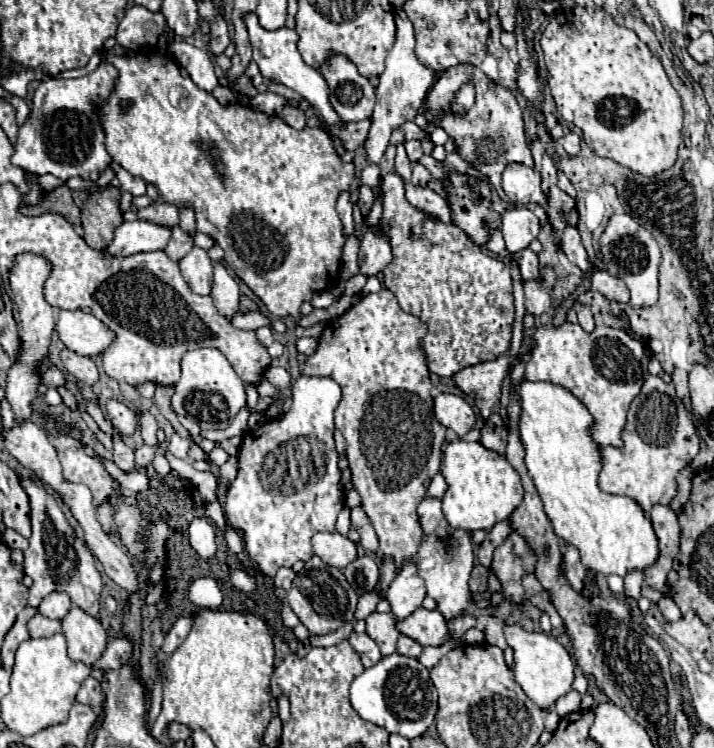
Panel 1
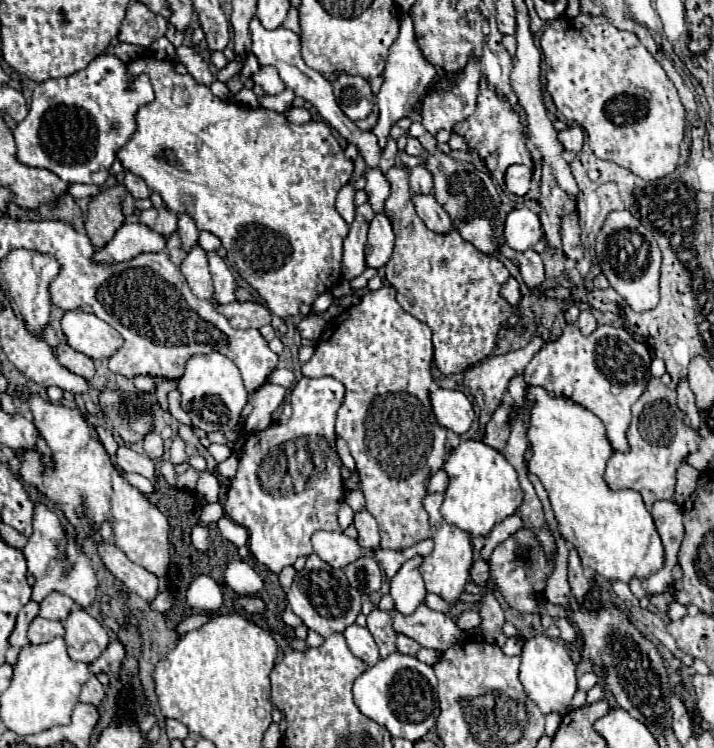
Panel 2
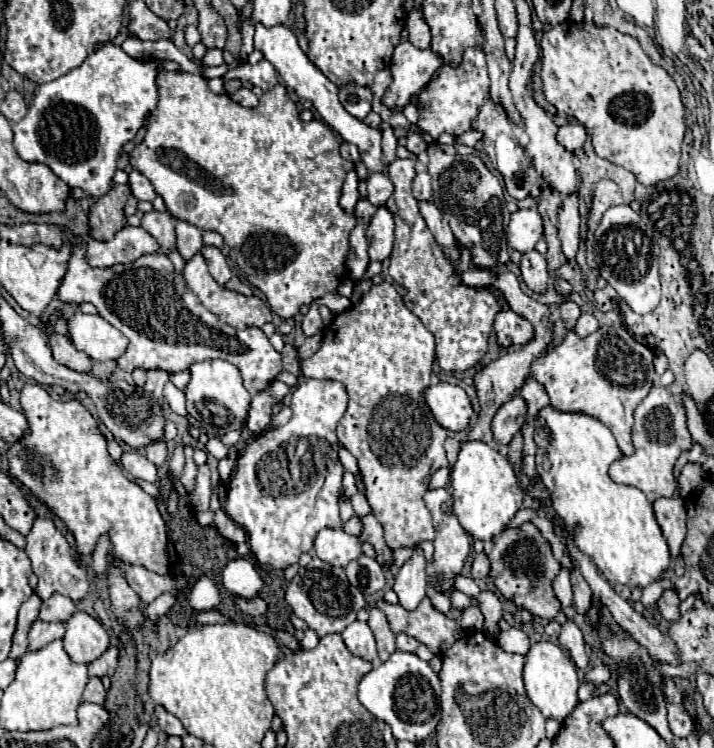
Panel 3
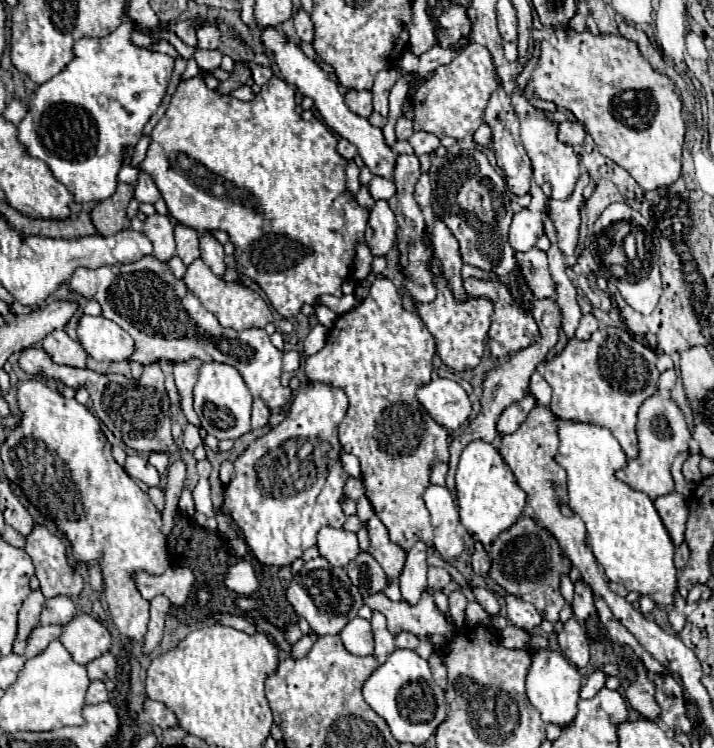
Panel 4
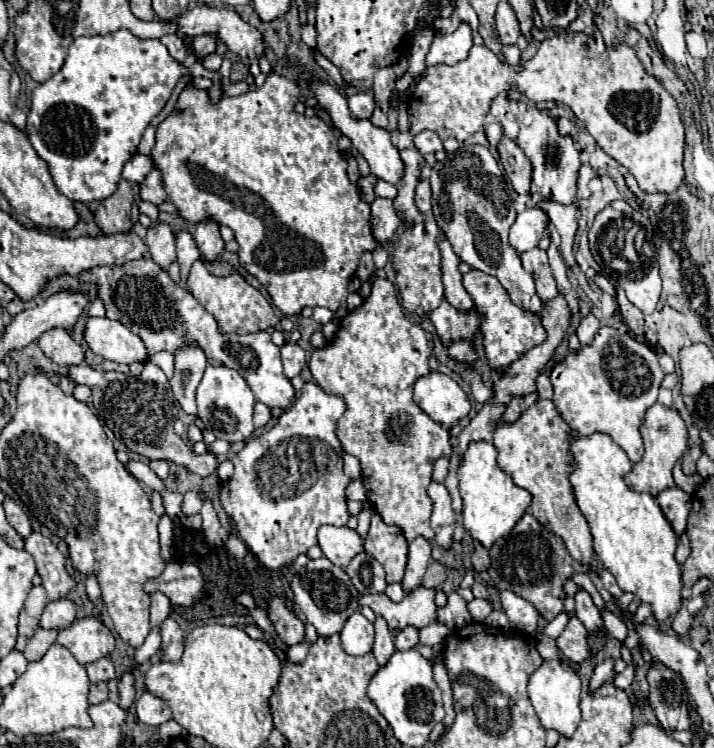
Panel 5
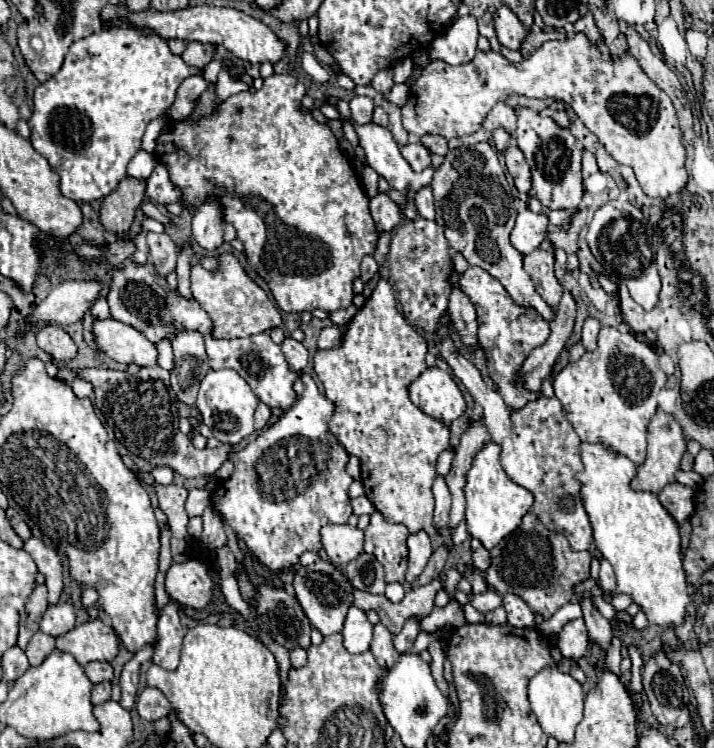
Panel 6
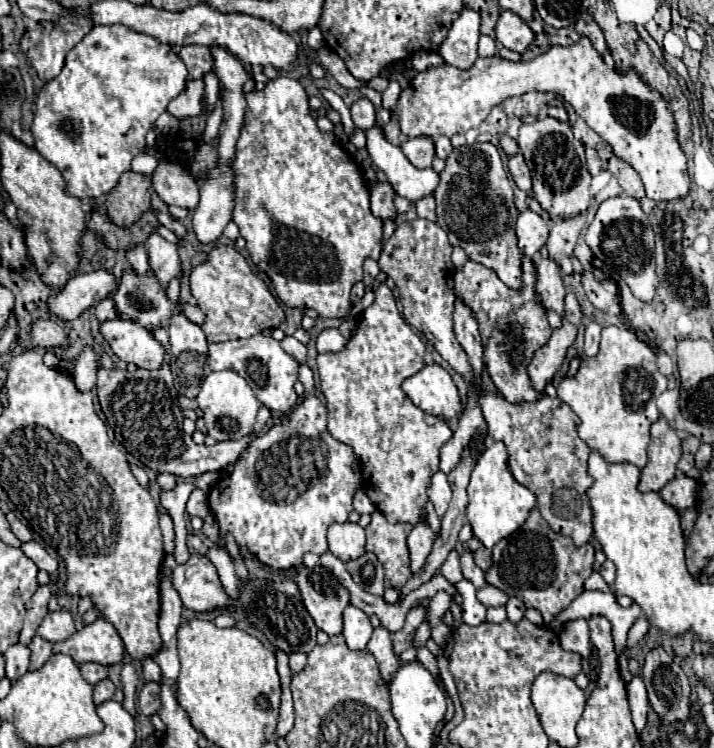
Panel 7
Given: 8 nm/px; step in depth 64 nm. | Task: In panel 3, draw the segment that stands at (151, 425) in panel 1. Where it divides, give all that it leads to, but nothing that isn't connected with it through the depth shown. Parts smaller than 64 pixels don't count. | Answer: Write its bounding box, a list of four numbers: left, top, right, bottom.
[146,442,168,468]

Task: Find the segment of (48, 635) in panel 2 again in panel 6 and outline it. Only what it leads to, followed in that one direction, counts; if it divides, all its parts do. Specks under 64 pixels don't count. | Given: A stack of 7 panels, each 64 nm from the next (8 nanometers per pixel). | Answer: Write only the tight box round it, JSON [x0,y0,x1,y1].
[26,632,54,666]

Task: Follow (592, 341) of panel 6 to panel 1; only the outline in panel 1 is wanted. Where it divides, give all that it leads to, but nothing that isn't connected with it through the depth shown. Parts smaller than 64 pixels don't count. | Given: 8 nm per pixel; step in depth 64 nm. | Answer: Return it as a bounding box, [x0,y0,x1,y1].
[578,306,594,332]

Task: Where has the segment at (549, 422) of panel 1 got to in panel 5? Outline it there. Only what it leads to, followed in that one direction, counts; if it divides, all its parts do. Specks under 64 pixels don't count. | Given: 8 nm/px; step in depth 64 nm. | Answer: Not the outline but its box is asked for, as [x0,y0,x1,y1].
[570,432,682,622]

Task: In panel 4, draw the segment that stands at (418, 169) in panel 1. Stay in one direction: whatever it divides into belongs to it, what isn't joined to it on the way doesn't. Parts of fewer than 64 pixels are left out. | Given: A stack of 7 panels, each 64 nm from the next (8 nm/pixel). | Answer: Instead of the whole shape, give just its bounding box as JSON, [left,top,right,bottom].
[414,174,432,208]

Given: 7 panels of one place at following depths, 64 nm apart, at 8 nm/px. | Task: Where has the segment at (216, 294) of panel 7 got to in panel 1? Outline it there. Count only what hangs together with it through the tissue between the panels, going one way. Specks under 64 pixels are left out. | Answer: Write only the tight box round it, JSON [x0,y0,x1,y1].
[180,246,270,330]

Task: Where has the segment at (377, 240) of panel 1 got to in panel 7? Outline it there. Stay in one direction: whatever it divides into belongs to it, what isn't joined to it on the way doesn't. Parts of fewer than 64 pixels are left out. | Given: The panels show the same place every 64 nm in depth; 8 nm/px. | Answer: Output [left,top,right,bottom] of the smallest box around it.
[370,182,396,218]

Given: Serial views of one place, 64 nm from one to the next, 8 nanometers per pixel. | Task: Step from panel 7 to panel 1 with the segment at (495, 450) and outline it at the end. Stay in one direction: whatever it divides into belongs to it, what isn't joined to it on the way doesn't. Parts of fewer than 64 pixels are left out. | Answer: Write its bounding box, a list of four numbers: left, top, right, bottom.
[440,440,524,532]

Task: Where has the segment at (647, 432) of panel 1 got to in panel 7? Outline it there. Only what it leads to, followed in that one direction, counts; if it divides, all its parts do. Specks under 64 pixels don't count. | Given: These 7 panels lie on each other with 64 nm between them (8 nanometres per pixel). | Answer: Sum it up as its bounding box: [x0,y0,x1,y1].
[638,416,682,492]

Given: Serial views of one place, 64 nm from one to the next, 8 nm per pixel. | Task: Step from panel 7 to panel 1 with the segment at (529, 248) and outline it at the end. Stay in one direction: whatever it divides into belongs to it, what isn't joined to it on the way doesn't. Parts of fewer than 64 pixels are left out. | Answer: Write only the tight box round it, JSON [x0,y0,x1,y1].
[502,208,540,252]

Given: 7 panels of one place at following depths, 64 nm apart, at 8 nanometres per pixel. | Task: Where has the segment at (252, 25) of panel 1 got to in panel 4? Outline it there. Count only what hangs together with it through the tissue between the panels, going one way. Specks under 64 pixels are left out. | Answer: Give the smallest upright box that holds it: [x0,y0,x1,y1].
[262,28,396,180]

